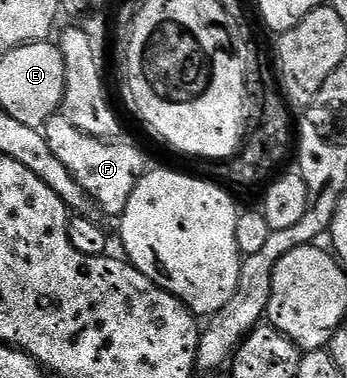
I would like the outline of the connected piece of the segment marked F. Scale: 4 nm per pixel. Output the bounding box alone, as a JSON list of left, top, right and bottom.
[44,113,144,217]

